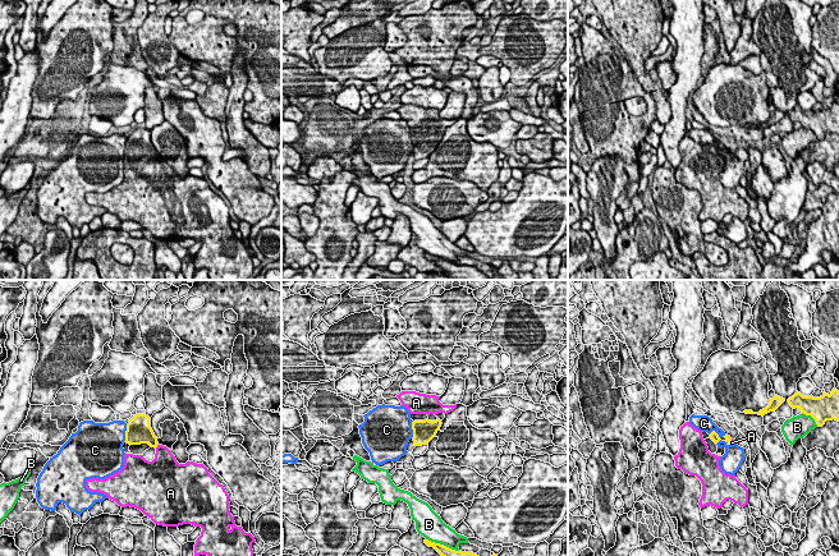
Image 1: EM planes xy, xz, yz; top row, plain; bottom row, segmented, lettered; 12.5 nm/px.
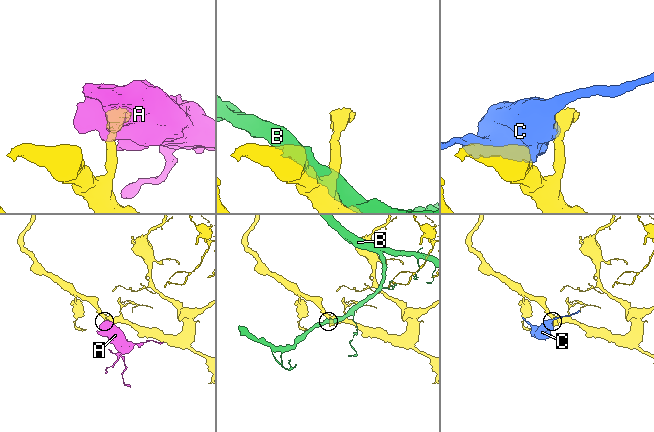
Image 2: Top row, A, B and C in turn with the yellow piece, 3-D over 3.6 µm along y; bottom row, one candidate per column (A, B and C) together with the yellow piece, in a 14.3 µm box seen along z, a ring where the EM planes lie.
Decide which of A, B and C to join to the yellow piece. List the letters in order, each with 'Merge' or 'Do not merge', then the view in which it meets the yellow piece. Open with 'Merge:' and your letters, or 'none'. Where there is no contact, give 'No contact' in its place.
Merge: A
A: Merge. Touches yellow in xy
B: Do not merge. Touches yellow in yz
C: Do not merge. Touches yellow in xy

